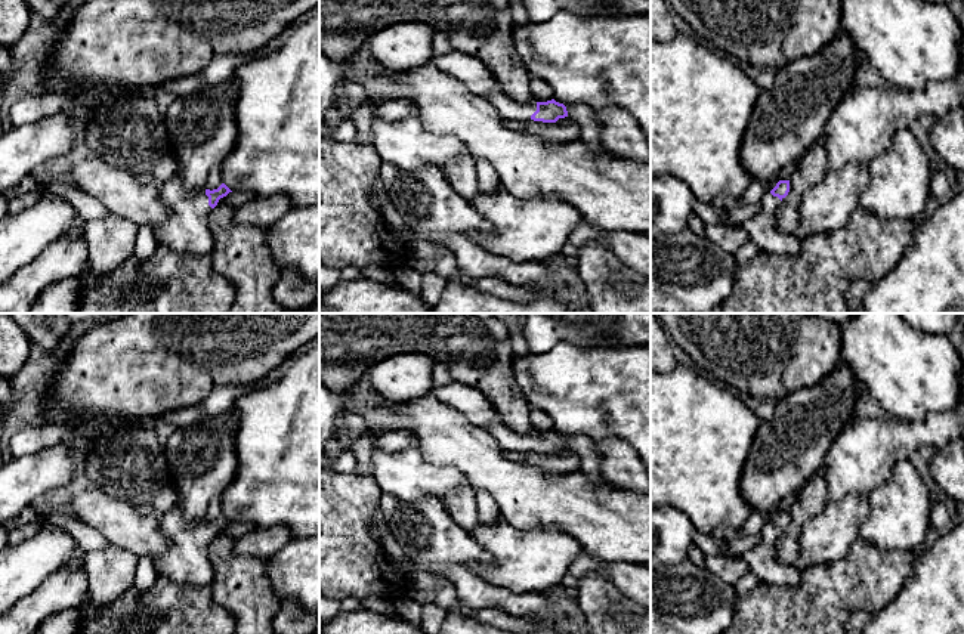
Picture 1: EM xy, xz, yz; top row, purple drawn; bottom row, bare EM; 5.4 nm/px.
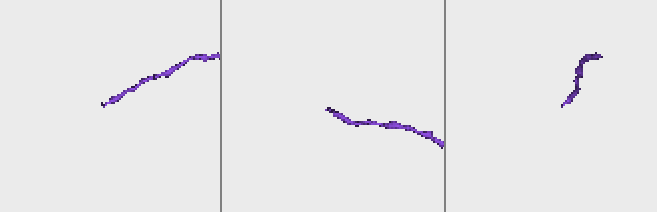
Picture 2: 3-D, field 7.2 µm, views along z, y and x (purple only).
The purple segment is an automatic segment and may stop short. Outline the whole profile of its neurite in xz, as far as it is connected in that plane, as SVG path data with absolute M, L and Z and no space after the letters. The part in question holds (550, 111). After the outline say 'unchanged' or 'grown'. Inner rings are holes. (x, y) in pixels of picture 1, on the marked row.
M451 50L445 55L433 55L430 62L444 74L457 78L472 95L486 99L506 121L543 121L556 123L568 117L566 106L554 99L547 102L520 103L504 93L489 69L475 56Z | grown

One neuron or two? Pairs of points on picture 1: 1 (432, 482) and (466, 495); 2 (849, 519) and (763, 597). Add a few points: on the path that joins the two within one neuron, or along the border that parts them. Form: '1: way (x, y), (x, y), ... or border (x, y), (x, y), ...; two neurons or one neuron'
1: border (469, 485), (451, 491), (442, 500); two neurons
2: border (836, 562), (813, 565), (802, 572); two neurons

